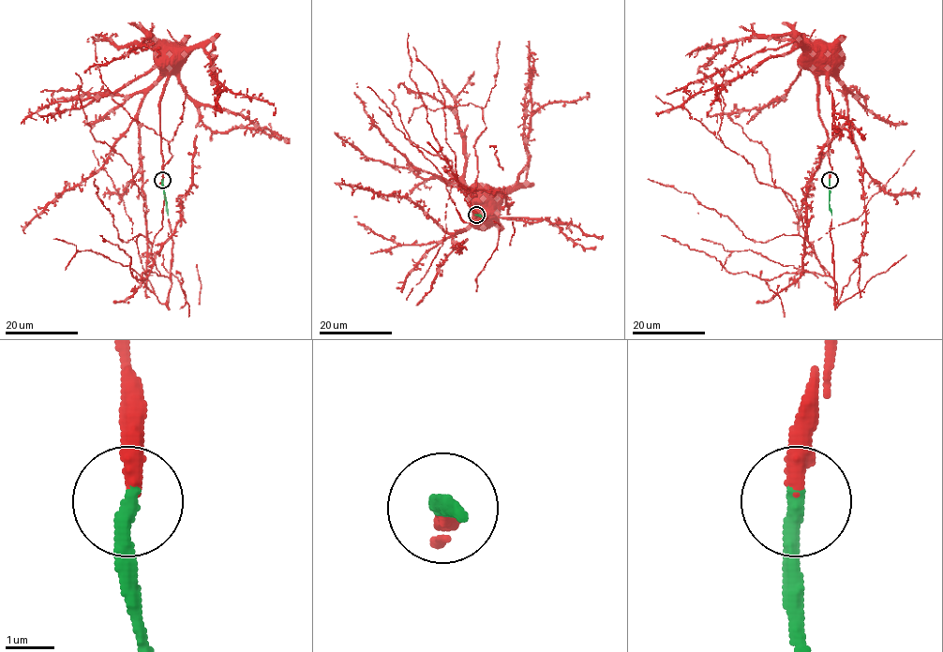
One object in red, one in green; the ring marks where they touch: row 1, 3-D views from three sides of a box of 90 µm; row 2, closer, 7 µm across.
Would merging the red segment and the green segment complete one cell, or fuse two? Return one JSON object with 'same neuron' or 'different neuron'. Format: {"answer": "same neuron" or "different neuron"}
{"answer": "same neuron"}

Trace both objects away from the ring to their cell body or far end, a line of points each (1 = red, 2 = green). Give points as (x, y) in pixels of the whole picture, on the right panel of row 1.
1: (830, 180), (828, 133), (819, 114), (819, 46), (821, 51)
2: (830, 180), (829, 210), (831, 215)

